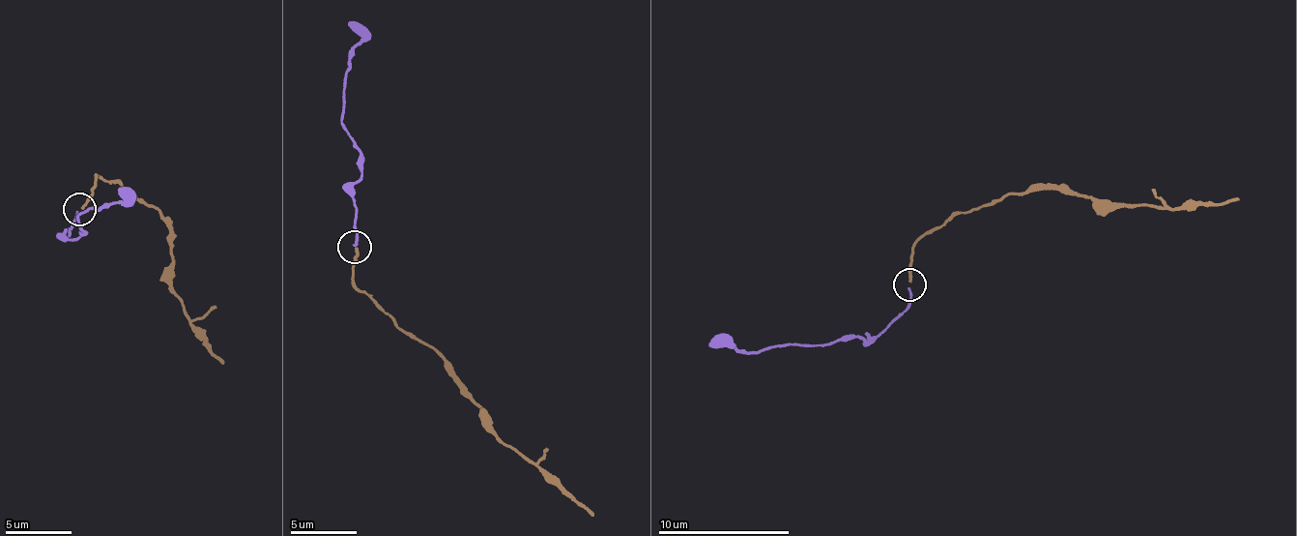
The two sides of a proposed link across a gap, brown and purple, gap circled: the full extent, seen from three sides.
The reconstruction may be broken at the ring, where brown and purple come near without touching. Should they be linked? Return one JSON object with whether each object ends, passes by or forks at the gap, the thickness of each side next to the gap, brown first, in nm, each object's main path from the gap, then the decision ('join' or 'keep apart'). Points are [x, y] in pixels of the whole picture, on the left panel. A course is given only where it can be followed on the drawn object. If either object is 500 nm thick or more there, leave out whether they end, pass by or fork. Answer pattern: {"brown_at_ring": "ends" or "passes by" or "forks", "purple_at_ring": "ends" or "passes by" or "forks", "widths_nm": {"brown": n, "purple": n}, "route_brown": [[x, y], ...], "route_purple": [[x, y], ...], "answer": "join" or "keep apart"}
{"brown_at_ring": "ends", "purple_at_ring": "ends", "widths_nm": {"brown": 190, "purple": 130}, "route_brown": [[80, 206], [99, 175], [121, 181], [156, 206], [169, 229], [173, 263], [165, 271], [222, 364]], "route_purple": [[77, 211], [67, 236], [71, 240], [87, 229], [77, 215], [122, 202], [119, 187]], "answer": "join"}

